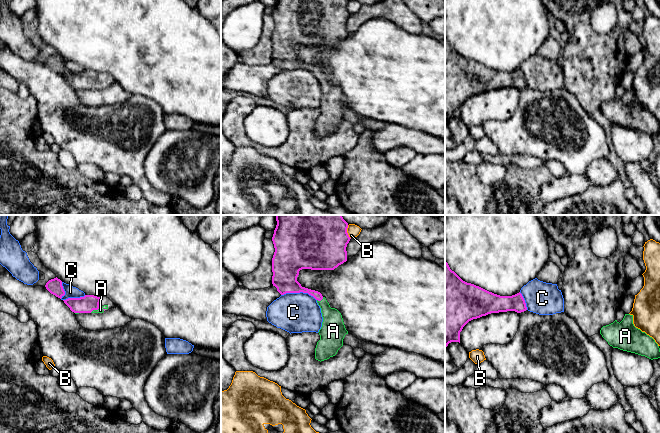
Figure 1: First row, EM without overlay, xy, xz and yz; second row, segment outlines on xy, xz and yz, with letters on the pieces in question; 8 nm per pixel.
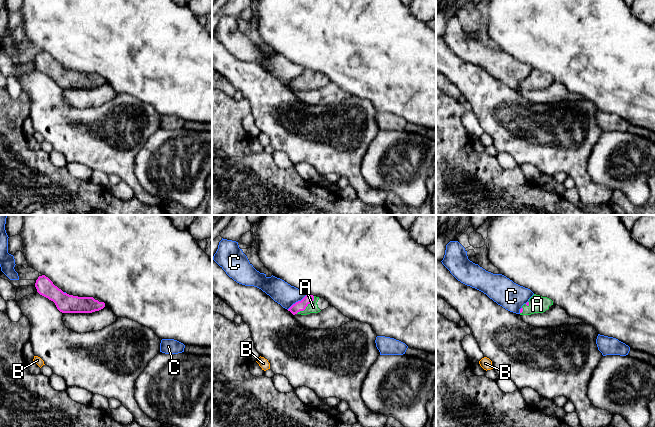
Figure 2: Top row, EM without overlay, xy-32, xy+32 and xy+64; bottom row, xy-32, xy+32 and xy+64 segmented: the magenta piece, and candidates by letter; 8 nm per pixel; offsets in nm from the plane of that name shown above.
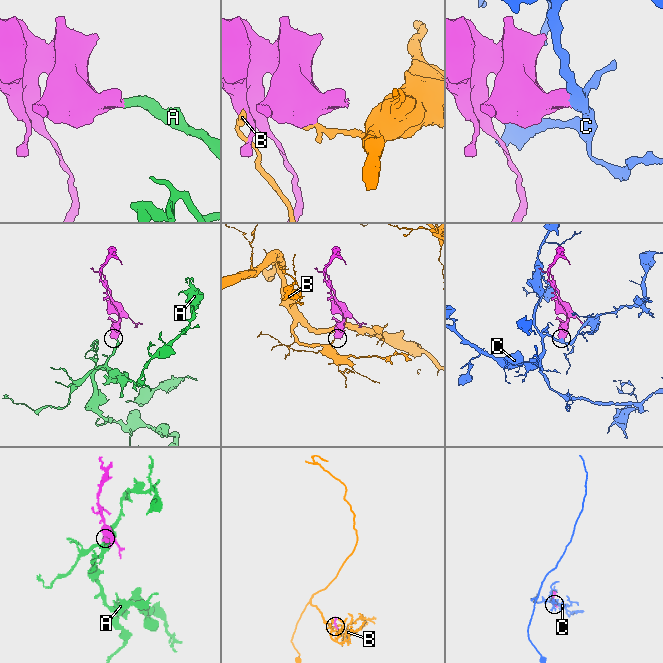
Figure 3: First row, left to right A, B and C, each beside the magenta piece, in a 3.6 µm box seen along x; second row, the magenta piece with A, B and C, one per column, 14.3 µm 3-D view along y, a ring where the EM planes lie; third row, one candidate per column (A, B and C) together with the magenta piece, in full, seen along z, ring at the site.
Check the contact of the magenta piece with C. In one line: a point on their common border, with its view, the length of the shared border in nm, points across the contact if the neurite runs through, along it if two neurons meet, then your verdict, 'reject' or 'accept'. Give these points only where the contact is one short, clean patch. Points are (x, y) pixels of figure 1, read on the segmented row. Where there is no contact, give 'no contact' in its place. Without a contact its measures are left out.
contact xz (299, 292); length 300 nm; border xz (281, 294), (307, 292), (316, 300); reject

